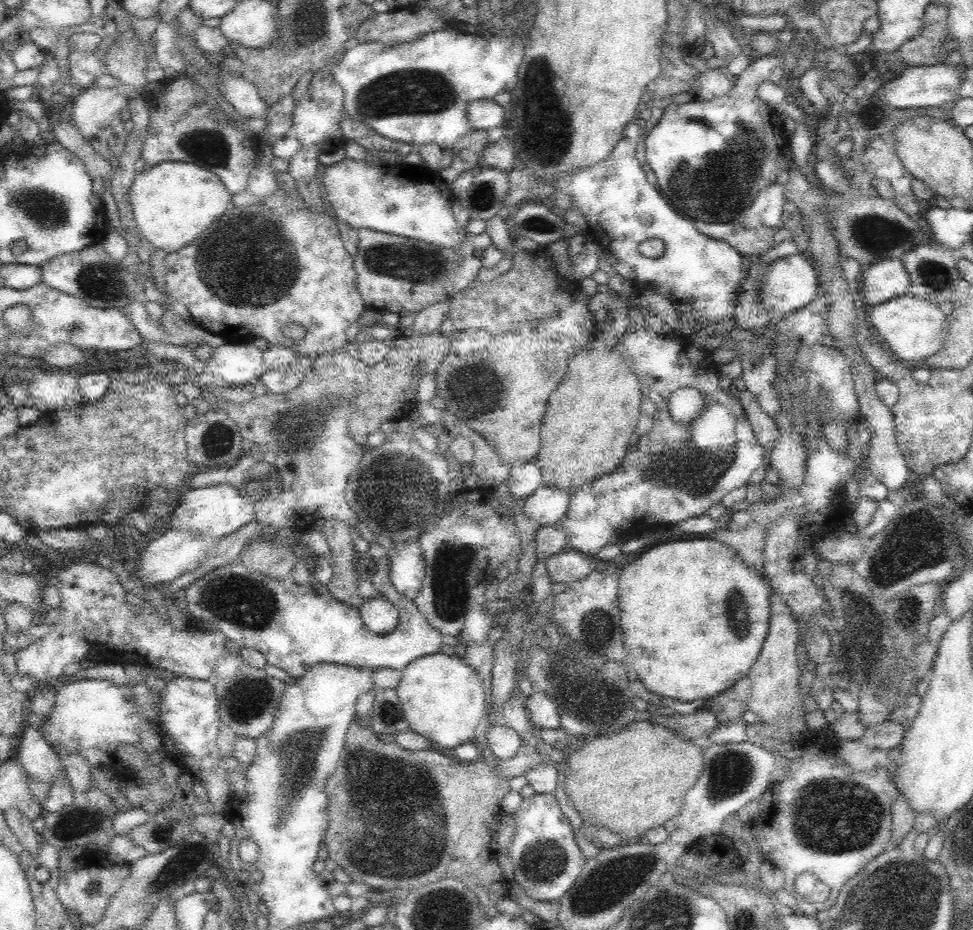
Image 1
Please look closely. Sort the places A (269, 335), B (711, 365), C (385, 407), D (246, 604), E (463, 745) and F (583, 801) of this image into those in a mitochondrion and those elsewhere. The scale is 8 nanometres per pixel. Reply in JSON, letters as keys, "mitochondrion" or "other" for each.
{"A":"other","B":"other","C":"other","D":"mitochondrion","E":"other","F":"other"}

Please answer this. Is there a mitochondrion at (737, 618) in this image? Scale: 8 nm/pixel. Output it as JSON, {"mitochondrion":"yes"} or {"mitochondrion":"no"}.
{"mitochondrion":"yes"}

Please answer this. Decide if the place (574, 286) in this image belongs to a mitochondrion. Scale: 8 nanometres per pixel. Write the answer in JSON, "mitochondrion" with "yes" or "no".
{"mitochondrion":"no"}

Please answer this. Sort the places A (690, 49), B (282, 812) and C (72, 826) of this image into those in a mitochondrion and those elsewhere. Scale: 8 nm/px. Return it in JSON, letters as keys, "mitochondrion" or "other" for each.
{"A":"other","B":"mitochondrion","C":"mitochondrion"}

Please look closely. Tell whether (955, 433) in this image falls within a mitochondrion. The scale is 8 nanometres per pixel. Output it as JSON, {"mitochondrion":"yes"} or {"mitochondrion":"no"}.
{"mitochondrion":"no"}

